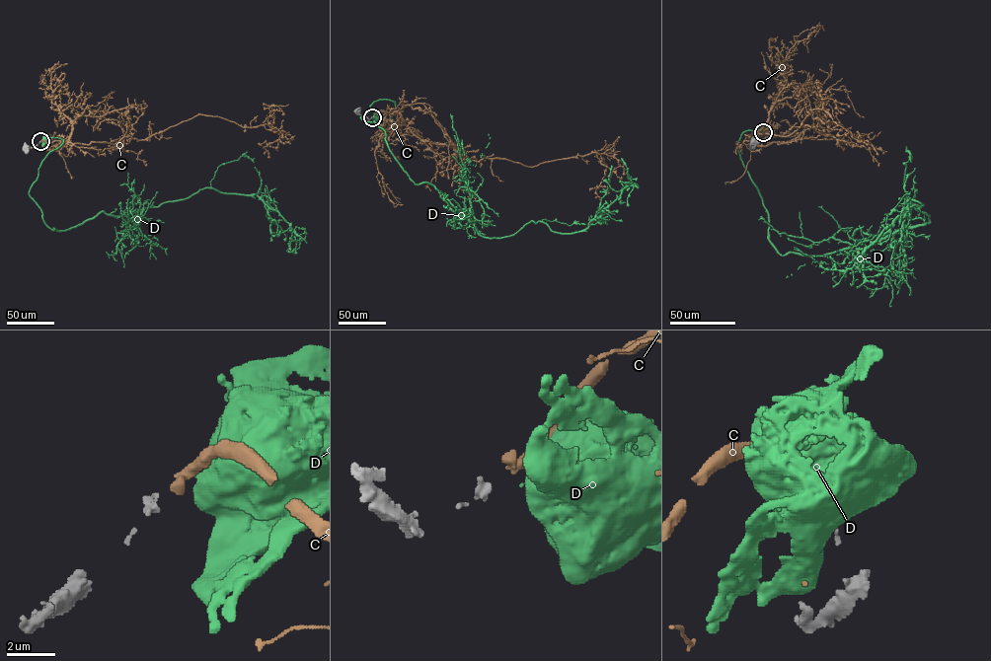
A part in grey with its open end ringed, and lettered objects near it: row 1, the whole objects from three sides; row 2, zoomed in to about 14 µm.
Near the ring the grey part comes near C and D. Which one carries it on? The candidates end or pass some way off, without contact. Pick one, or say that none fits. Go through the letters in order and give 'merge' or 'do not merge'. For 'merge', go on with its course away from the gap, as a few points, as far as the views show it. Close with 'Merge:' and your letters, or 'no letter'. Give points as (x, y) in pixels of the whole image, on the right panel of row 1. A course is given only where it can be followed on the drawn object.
C: merge; course (762, 132), (746, 135), (822, 130), (831, 96), (811, 110), (823, 110), (878, 155)
D: do not merge
Merge: C

